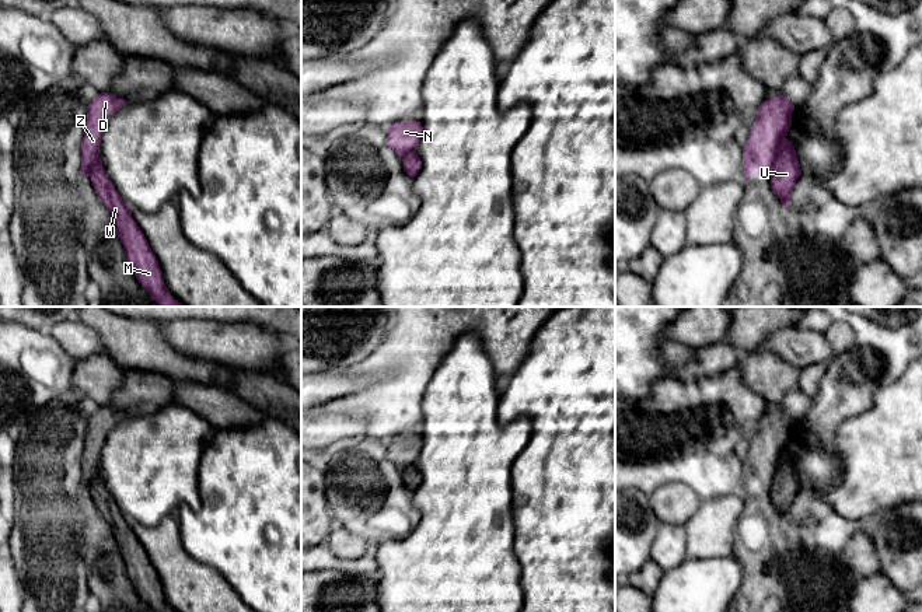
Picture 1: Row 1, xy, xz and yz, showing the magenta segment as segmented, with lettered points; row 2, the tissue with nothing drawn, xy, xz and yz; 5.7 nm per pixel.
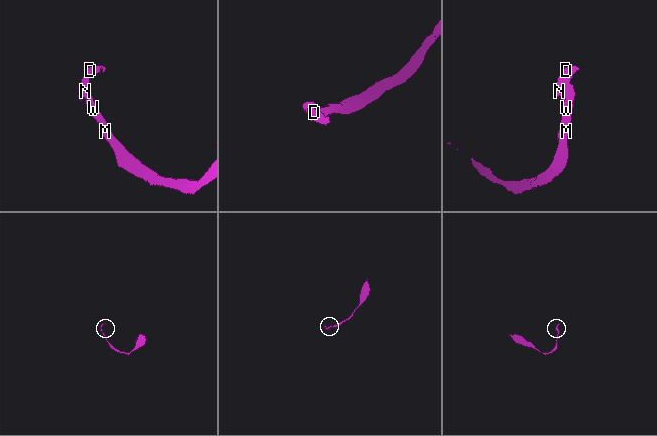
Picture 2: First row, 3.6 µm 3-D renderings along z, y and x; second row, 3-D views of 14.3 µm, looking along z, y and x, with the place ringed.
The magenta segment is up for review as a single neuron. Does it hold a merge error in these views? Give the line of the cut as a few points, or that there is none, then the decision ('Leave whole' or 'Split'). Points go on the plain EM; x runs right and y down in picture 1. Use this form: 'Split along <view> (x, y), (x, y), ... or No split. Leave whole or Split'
Split along yz (785, 451), (769, 486). Split

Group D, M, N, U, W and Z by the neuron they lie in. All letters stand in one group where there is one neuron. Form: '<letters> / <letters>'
D N Z / M U W

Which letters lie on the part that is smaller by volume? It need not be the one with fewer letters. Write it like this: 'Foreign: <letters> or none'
Foreign: D, N, Z

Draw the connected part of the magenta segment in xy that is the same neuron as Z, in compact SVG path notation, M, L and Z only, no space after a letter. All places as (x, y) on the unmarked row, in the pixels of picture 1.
M101 406L87 420L87 436L84 440L84 451L81 454L81 482L80 487L90 490L91 482L99 471L101 451L108 433L128 419L123 413L109 406Z

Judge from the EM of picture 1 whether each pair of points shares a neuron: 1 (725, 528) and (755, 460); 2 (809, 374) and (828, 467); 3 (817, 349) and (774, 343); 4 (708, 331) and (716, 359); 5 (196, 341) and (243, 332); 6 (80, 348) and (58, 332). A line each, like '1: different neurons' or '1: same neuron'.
1: different neurons
2: different neurons
3: same neuron
4: different neurons
5: same neuron
6: same neuron

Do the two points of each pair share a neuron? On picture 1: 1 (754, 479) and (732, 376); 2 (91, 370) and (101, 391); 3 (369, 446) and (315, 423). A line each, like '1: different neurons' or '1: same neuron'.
1: different neurons
2: same neuron
3: different neurons

